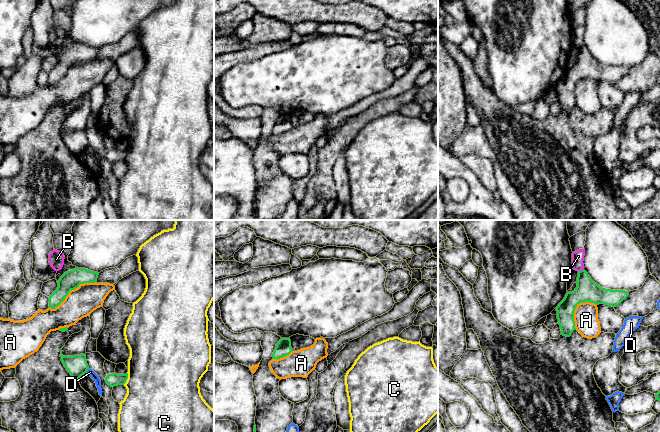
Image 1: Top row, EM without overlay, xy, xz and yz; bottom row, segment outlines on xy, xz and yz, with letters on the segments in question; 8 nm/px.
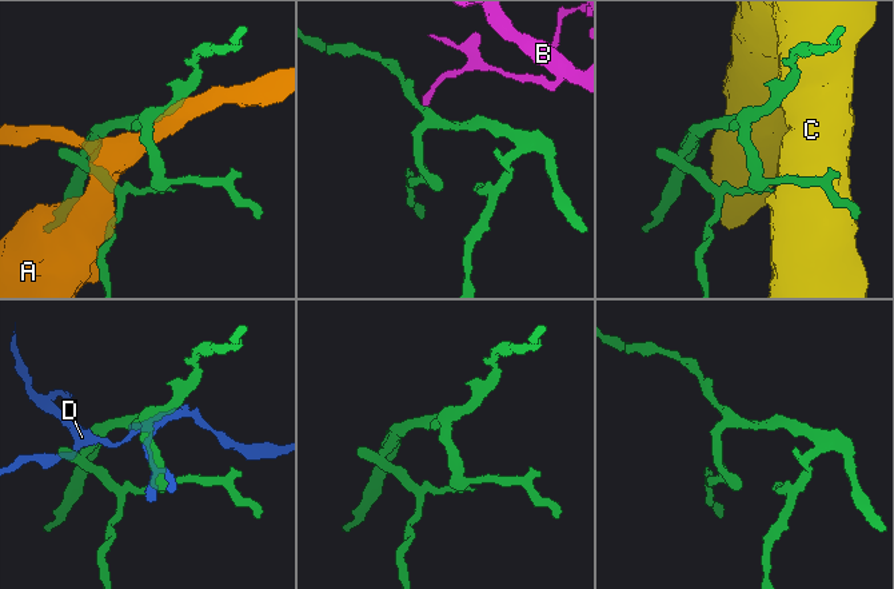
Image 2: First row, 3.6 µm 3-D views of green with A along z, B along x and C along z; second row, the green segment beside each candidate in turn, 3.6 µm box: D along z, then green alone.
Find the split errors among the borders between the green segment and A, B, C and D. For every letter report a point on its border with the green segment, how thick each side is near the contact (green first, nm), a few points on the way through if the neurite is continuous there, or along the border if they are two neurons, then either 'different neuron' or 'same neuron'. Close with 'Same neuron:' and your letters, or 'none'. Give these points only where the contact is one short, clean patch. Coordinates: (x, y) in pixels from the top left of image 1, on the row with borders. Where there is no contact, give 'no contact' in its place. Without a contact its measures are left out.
A: contact xy (71, 289); calibres 160 and 240 nm; different neuron
B: contact yz (581, 270); calibres 180 and 100 nm; border yz (583, 269), (578, 271); different neuron
C: contact xy (127, 378); calibres 110 and 500 nm; different neuron
D: contact xy (87, 369); calibres 170 and 60 nm; different neuron
Same neuron: none

